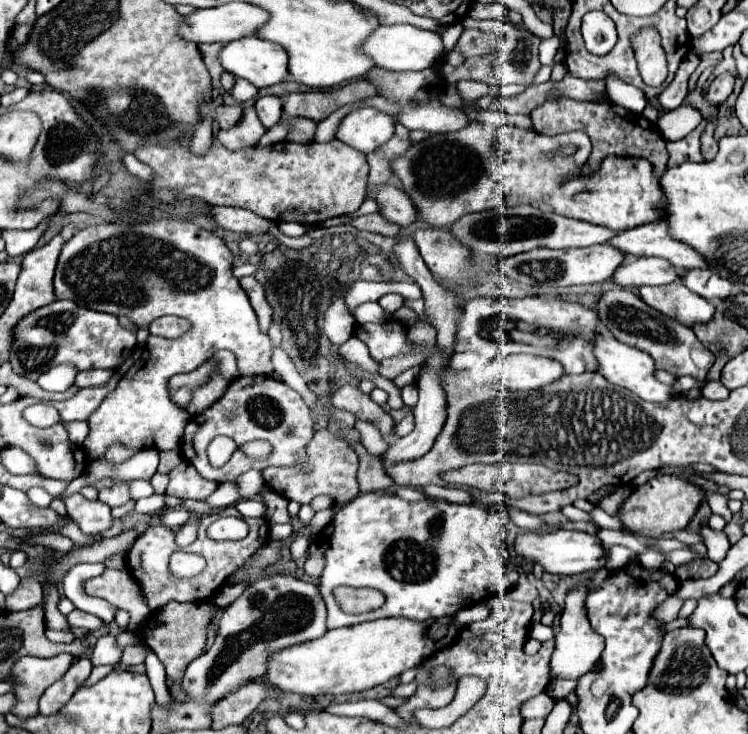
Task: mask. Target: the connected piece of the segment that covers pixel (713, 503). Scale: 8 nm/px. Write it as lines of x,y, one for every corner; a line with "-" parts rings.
712,493
712,495
708,495
708,503
710,503
710,507
712,507
712,513
724,517
726,521
732,519
732,513
730,513
730,509
728,509
728,505
726,505
726,503
728,503
728,497
718,495
718,493

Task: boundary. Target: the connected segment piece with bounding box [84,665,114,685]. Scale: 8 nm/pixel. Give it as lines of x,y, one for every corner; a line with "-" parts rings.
96,665
96,667
92,669
92,675
88,677
88,681
86,681
84,685
92,685
92,683
100,681
100,679
102,679
102,677
106,677
106,675
108,675
112,669
114,669
112,665

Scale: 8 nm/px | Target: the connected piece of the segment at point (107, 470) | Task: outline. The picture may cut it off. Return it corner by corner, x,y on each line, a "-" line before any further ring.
148,448
138,452
121,464
110,464
104,459
93,460
87,469
88,477
87,471
82,476
85,476
88,484
104,478
144,479
144,481
150,481
154,477
154,473
156,473
156,467
158,467
158,450

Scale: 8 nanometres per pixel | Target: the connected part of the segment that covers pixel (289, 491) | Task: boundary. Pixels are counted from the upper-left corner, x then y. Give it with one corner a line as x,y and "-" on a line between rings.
328,429
314,433
312,441
306,447
304,465
312,465
308,473
302,473
298,467
268,467
262,471
262,475
266,479
266,485
270,485
276,493
298,503
310,503
316,495
326,493
334,497
336,505
344,505
360,493
356,481
358,455
352,451
352,447
346,441
340,441
334,435
330,435

